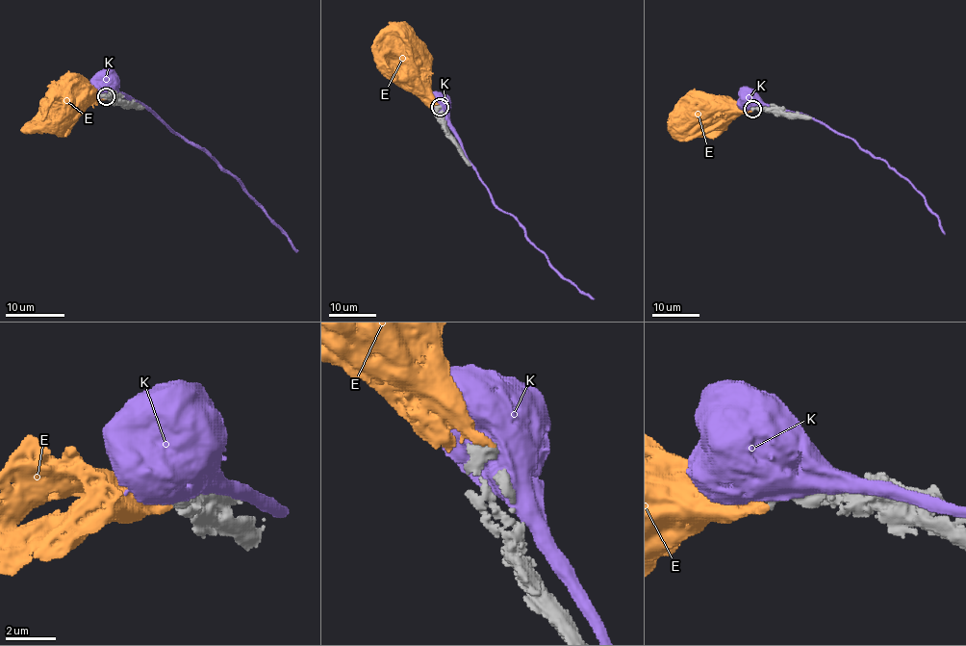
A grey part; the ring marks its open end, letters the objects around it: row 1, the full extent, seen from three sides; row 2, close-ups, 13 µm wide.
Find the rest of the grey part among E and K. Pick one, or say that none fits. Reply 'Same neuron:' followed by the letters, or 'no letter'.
Same neuron: E

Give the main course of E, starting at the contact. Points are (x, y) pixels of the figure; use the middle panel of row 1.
E: (440, 106), (430, 90), (426, 56), (397, 32), (391, 22)

